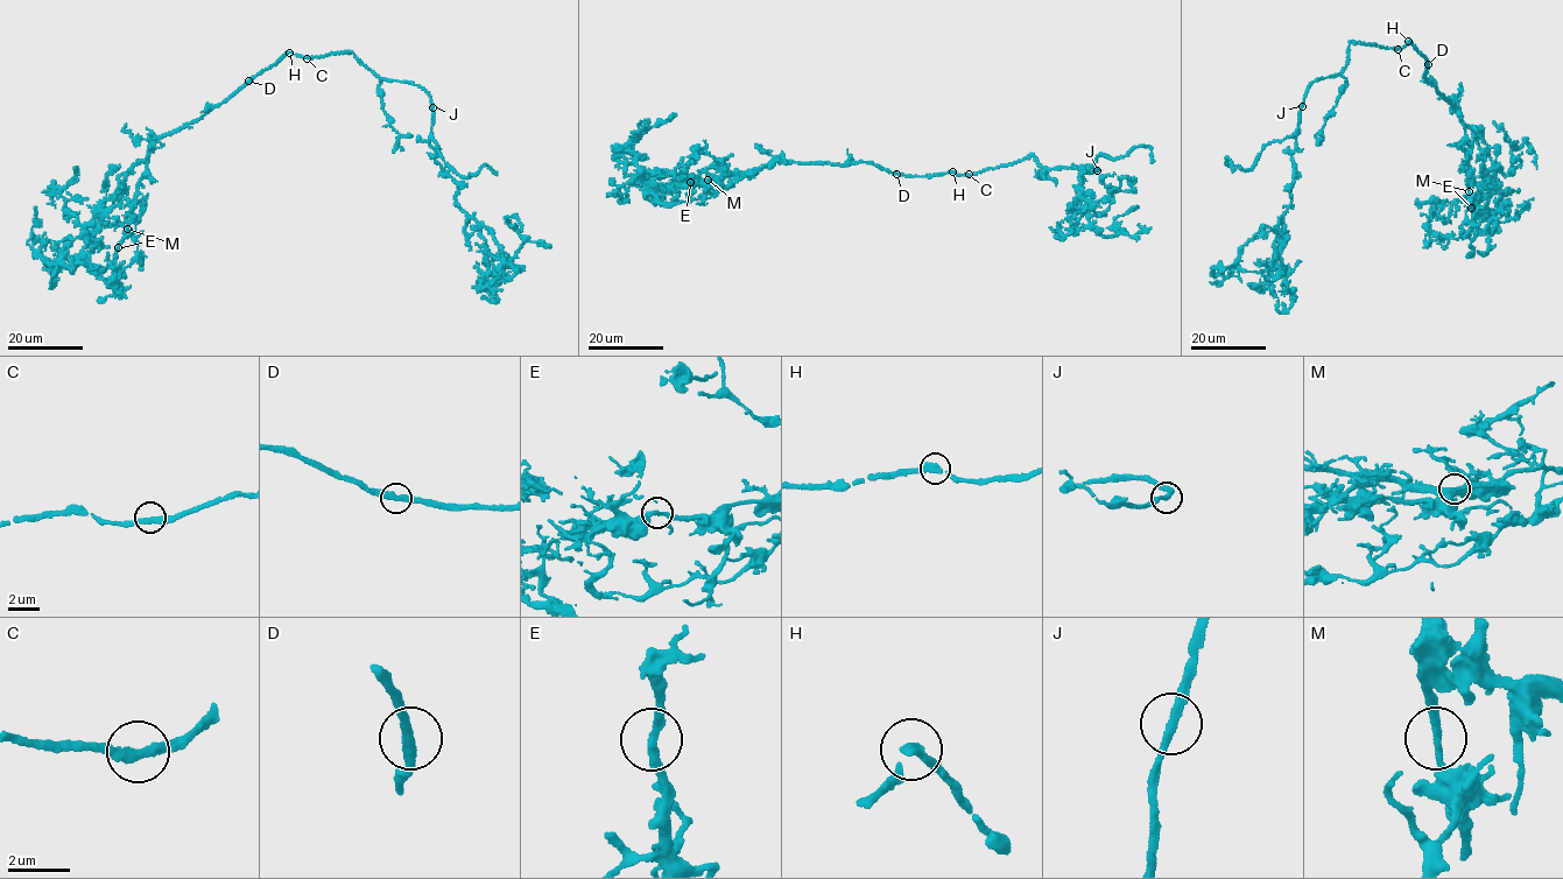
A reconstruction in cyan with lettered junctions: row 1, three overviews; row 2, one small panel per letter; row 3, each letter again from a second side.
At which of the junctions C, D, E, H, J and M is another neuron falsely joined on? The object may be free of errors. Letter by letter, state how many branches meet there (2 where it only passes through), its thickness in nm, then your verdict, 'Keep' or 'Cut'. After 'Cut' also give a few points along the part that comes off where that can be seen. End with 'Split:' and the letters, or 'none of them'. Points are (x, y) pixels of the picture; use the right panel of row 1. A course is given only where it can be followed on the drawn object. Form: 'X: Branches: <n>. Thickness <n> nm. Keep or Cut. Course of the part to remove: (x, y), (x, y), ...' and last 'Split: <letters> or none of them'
C: Branches: 2. Thickness 280 nm. Keep
D: Branches: 2. Thickness 280 nm. Keep
E: Branches: 2. Thickness 240 nm. Keep
H: Branches: 2. Thickness 280 nm. Keep
J: Branches: 2. Thickness 240 nm. Keep
M: Branches: 2. Thickness 240 nm. Keep
Split: none of them

